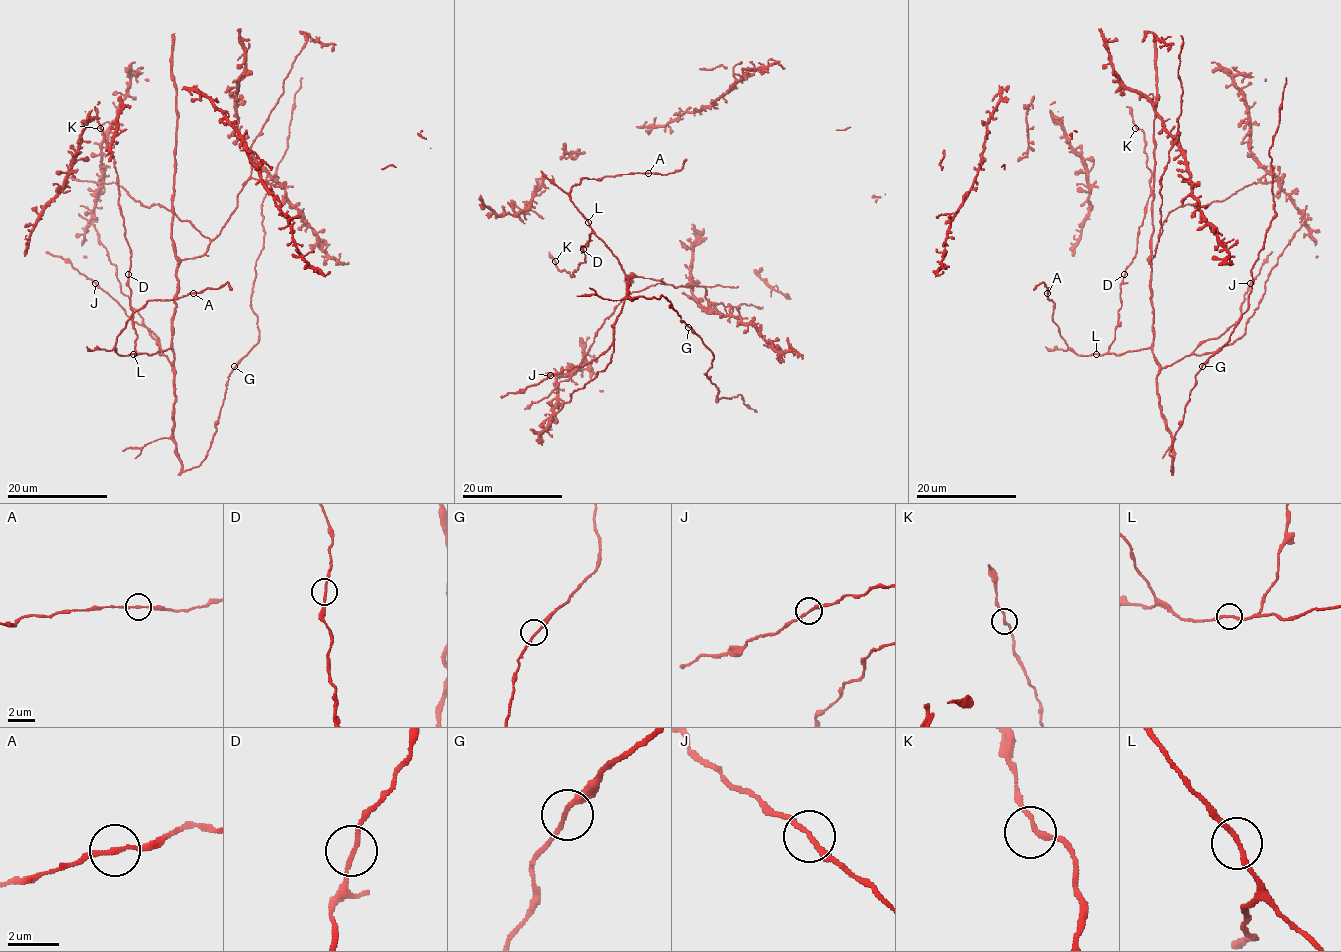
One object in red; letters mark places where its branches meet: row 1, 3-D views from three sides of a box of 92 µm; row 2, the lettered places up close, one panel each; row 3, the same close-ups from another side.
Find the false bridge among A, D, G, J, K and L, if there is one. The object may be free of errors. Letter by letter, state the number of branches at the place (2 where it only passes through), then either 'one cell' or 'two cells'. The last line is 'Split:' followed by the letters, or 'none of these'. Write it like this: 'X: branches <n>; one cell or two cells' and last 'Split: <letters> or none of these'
A: branches 2; two cells
D: branches 2; one cell
G: branches 2; one cell
J: branches 2; one cell
K: branches 2; one cell
L: branches 2; one cell
Split: A

